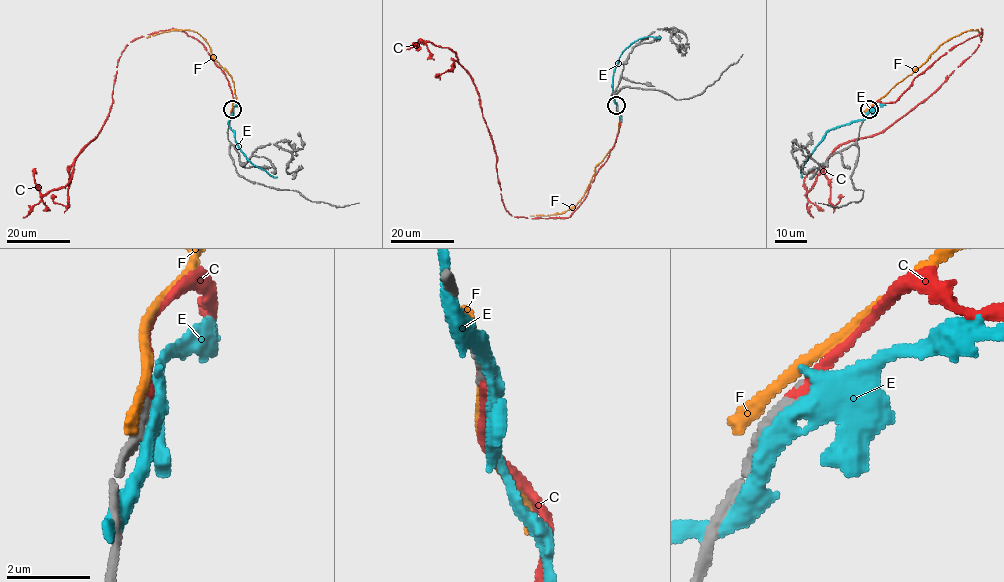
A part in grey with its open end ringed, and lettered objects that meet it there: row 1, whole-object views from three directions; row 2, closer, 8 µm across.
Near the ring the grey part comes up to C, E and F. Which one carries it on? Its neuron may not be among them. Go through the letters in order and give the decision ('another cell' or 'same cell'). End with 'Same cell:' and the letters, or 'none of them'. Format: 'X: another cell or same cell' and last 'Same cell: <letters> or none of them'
C: same cell
E: another cell
F: another cell
Same cell: C

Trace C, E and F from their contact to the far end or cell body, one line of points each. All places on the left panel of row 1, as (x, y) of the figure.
C: (232, 109), (229, 81), (200, 43), (159, 30), (120, 56), (109, 114), (70, 180), (43, 195), (36, 168)
E: (232, 111), (228, 124), (237, 145), (254, 165), (277, 177)
F: (232, 109), (235, 100), (232, 78), (198, 33), (170, 30), (146, 38)

